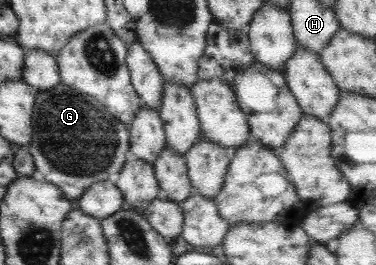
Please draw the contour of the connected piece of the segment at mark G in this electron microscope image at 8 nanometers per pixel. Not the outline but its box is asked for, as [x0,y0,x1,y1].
[26,82,129,200]

